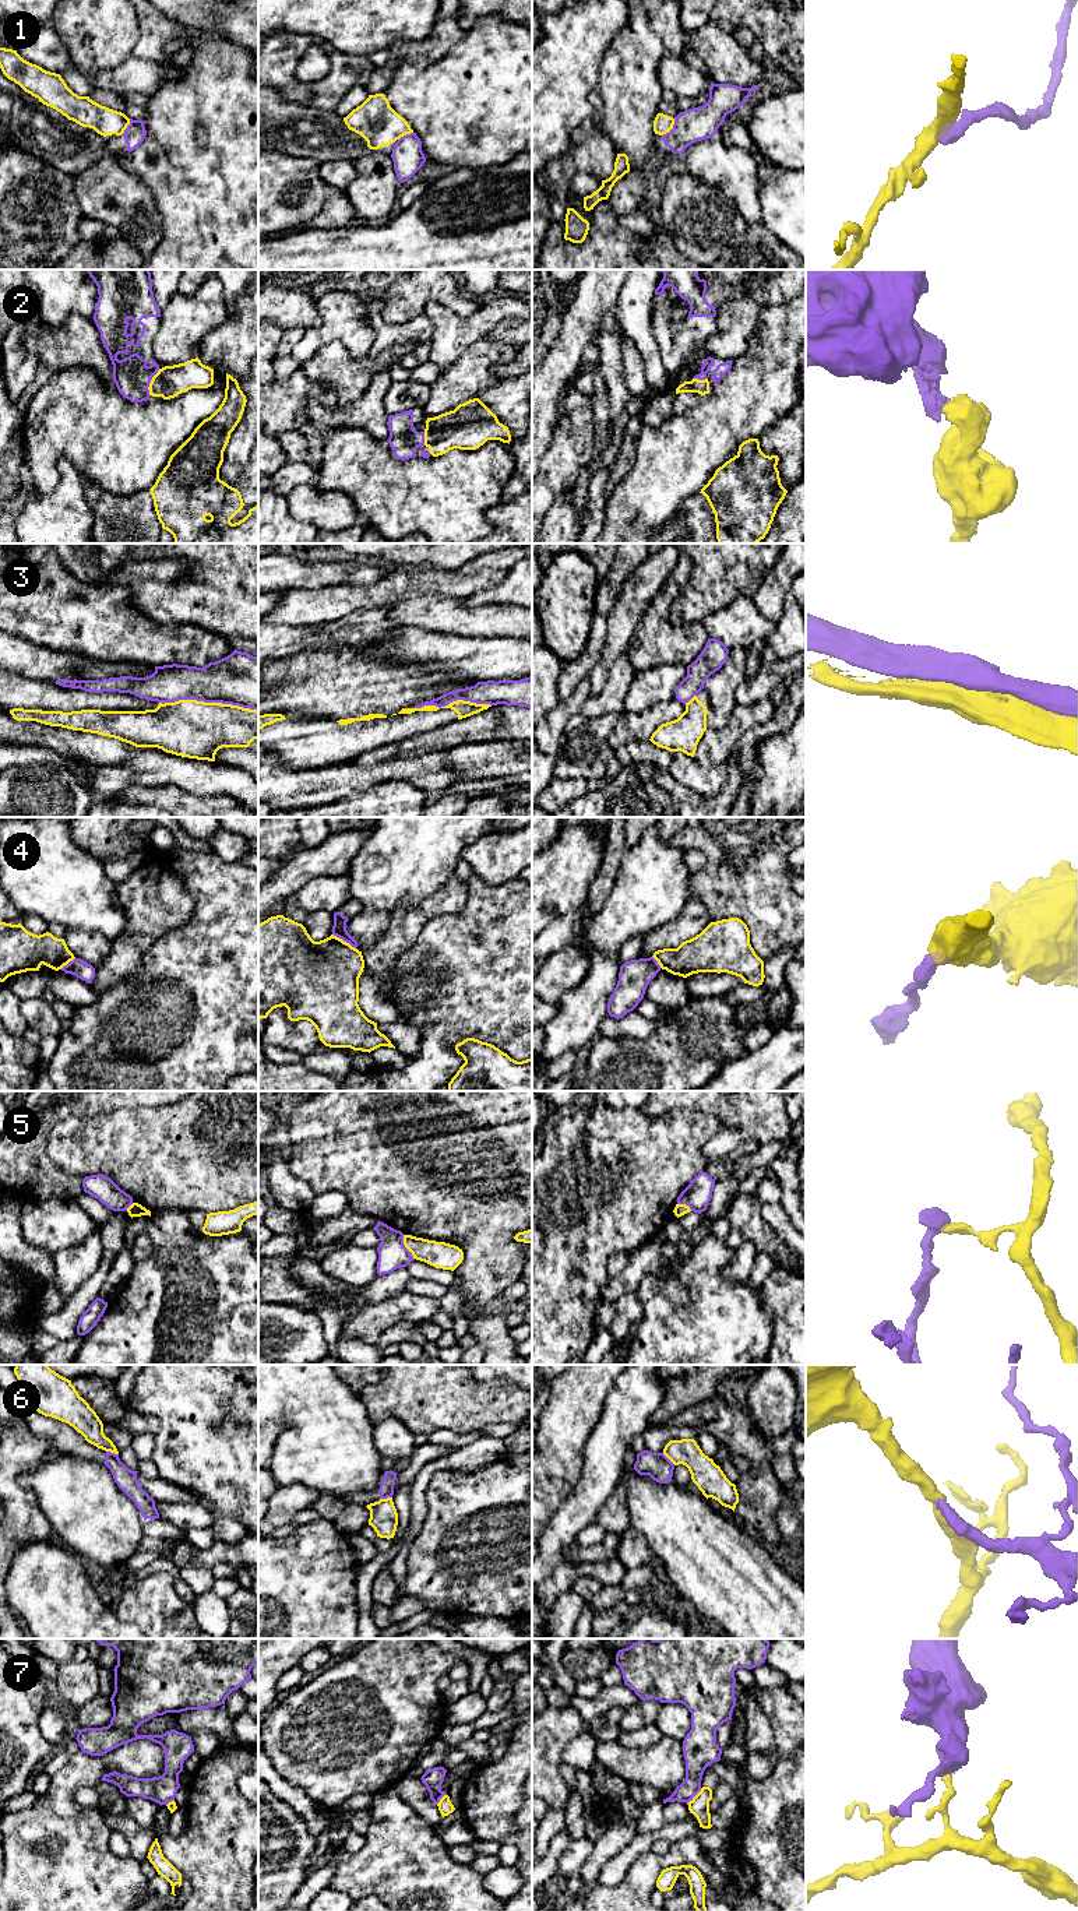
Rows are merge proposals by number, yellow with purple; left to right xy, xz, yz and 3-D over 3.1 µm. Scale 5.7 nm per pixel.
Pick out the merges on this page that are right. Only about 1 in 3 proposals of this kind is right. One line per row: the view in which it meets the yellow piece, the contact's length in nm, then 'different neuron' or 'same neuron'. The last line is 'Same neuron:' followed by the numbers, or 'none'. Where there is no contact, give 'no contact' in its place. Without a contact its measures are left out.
1: meets yellow in yz; contact 130 nm long; different neuron
2: meets yellow in xy; contact 170 nm long; same neuron
3: meets yellow in xy; contact 550 nm long; different neuron
4: meets yellow in xz; contact 160 nm long; different neuron
5: meets yellow in xz; contact 160 nm long; different neuron
6: meets yellow in xy; contact 80 nm long; different neuron
7: meets yellow in yz; contact 130 nm long; different neuron
Same neuron: 2

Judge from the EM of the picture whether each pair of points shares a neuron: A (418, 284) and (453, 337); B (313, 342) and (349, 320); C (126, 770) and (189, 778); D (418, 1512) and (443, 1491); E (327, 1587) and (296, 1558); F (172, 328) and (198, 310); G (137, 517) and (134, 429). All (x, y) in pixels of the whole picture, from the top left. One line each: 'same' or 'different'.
A: different
B: same
C: same
D: different
E: same
F: same
G: different

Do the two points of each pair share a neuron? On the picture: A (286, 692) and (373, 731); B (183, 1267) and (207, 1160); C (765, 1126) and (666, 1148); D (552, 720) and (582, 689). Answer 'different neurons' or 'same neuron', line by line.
A: different neurons
B: different neurons
C: different neurons
D: same neuron

